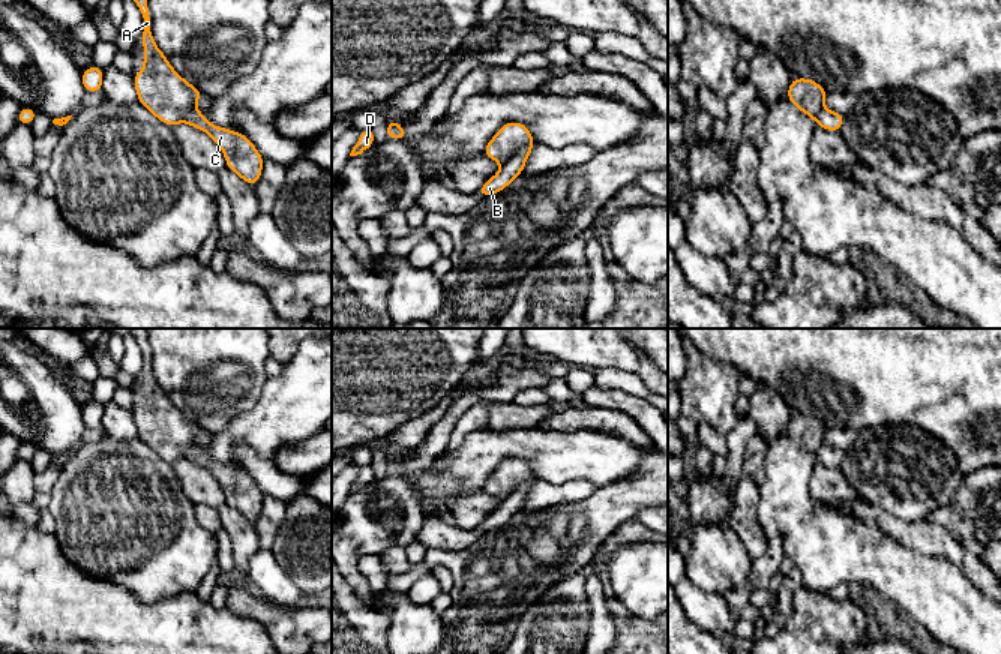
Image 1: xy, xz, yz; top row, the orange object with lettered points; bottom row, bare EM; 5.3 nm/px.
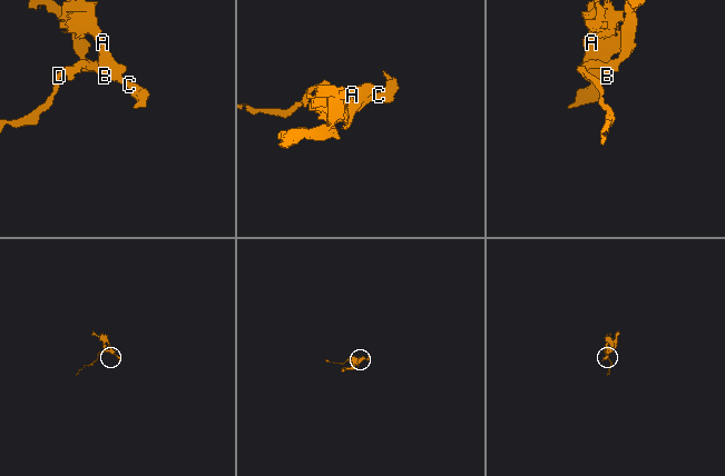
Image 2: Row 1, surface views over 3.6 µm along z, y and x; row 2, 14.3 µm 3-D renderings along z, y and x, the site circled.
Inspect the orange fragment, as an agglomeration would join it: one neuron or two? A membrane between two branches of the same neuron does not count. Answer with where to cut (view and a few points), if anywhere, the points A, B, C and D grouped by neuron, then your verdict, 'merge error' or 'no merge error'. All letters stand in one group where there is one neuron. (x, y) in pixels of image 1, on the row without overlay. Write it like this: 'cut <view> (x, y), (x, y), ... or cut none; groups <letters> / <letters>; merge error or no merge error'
cut xz (533, 476), (526, 479), (502, 501); groups A / B C D; merge error

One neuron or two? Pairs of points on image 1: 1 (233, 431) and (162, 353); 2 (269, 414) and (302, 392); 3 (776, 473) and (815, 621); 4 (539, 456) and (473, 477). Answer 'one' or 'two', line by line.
1: two
2: one
3: two
4: one

